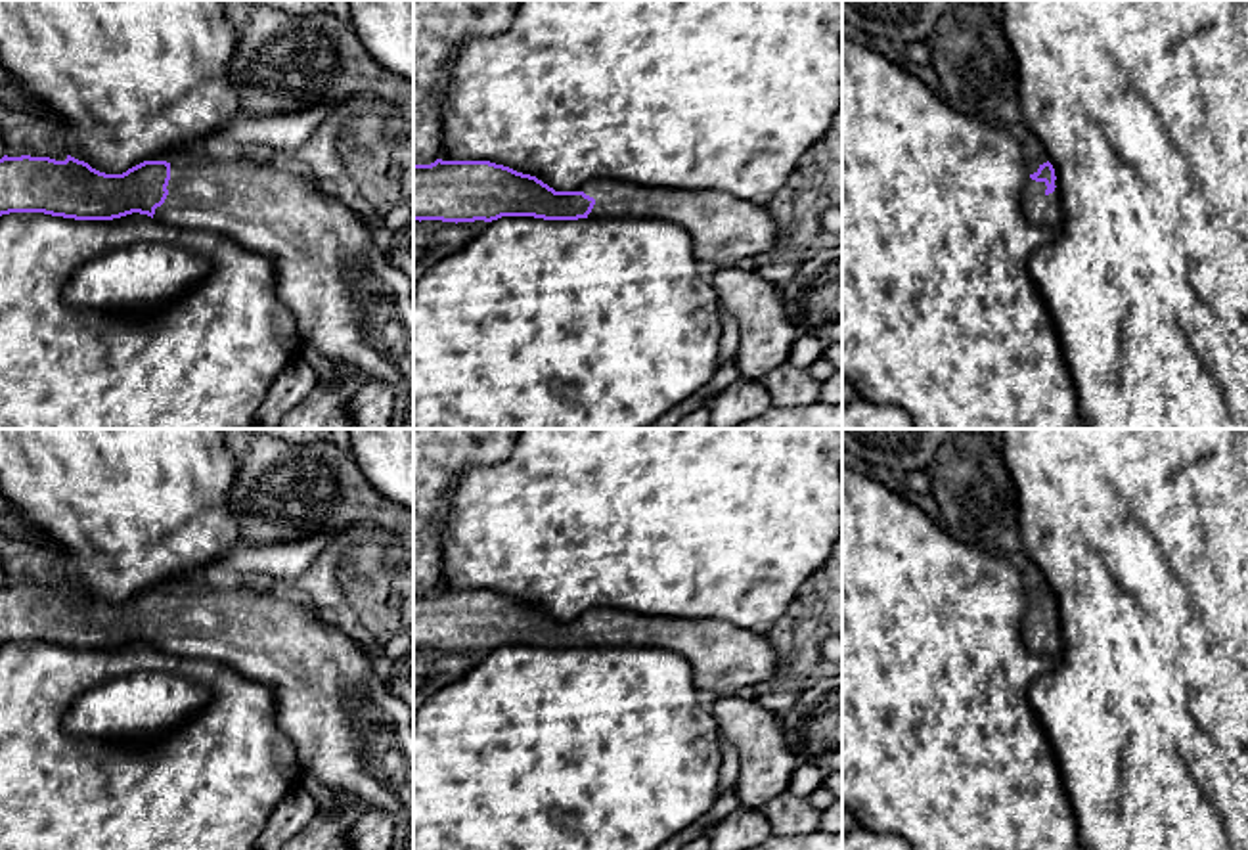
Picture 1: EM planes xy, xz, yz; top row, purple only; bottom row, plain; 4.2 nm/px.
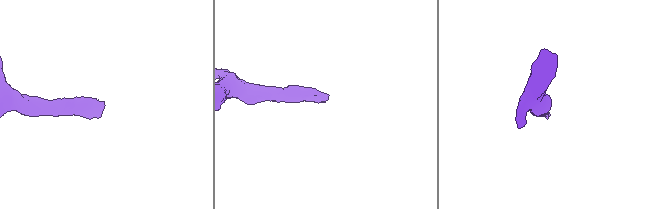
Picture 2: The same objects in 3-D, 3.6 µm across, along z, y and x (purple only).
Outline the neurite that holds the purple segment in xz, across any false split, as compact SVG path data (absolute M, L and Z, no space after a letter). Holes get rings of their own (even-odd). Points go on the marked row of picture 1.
M490 161L413 165L413 220L492 222L501 216L544 220L664 220L687 232L693 257L718 268L773 251L783 232L766 201L724 190L681 190L607 180L590 197L555 191L530 174Z

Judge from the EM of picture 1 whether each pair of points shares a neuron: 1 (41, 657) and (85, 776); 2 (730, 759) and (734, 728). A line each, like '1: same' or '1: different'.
1: same
2: different

